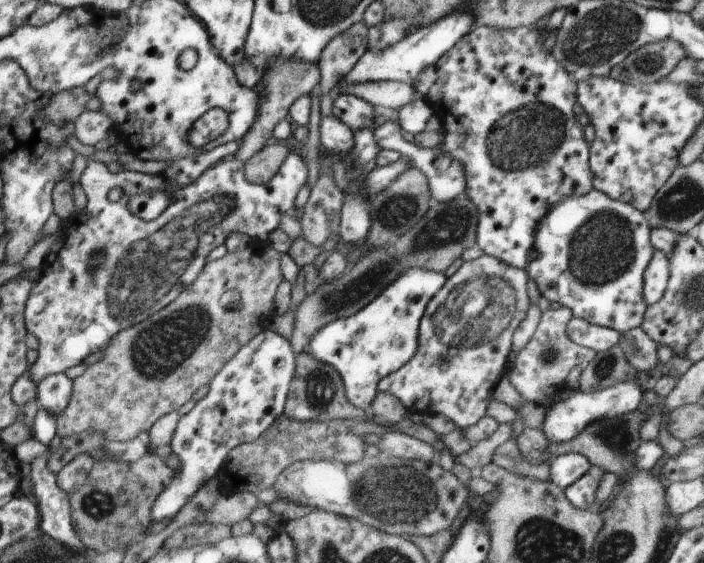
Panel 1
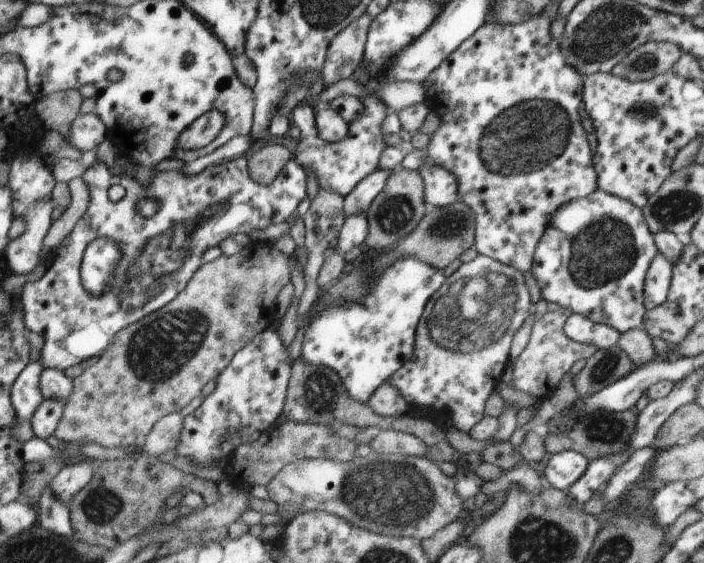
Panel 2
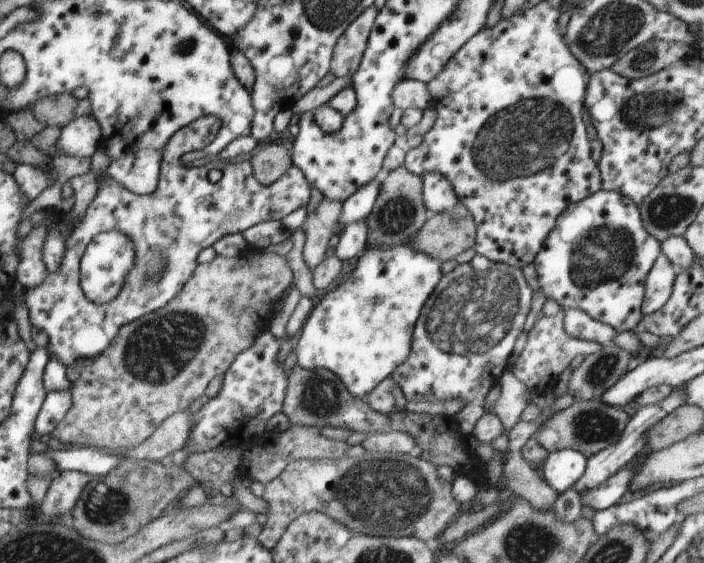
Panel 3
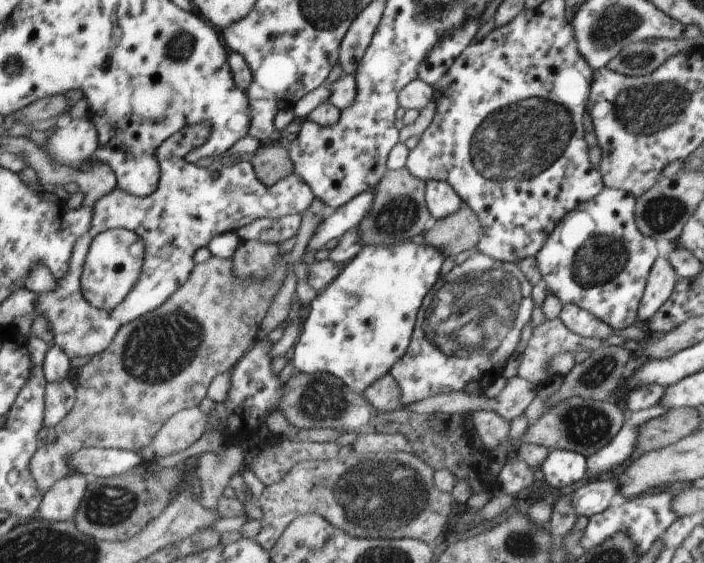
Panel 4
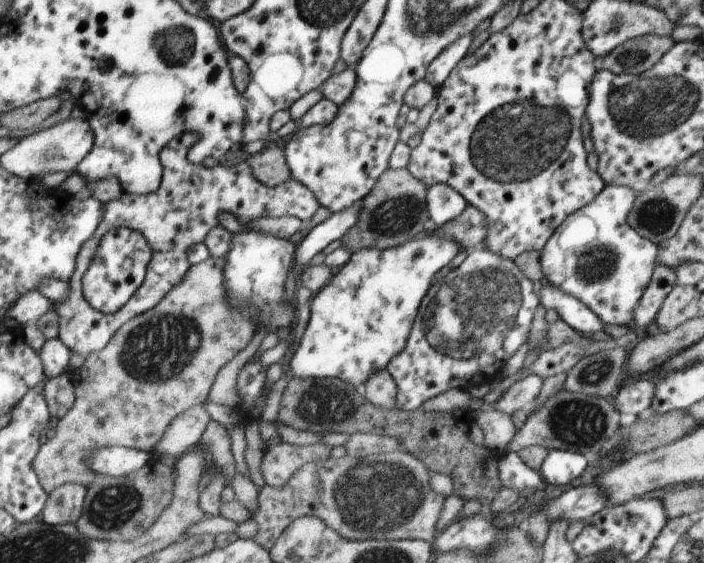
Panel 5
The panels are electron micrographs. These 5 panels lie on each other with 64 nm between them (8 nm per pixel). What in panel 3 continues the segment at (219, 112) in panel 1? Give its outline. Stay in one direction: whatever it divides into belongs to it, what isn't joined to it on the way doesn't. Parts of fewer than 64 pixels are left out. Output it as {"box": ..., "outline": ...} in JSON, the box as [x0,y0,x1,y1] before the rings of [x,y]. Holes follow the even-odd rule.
{"box":[25,115,313,367],"outline":[[[208,115],[207,117],[199,118],[195,123],[188,124],[186,128],[180,130],[179,133],[176,133],[174,138],[168,143],[167,150],[162,153],[161,156],[161,175],[160,175],[160,184],[156,189],[155,193],[149,195],[140,195],[135,193],[131,188],[126,188],[119,180],[116,180],[112,175],[108,175],[107,179],[103,180],[101,184],[98,196],[96,200],[92,203],[92,206],[88,209],[85,219],[75,228],[74,234],[67,240],[67,255],[64,257],[62,266],[58,272],[50,272],[48,278],[37,287],[30,287],[25,289],[26,295],[25,300],[29,309],[30,323],[31,326],[37,326],[41,328],[49,335],[49,353],[52,357],[56,357],[58,360],[62,360],[63,363],[68,367],[76,366],[77,360],[84,360],[84,358],[97,358],[102,355],[103,352],[106,352],[108,348],[115,343],[117,336],[121,333],[124,327],[128,326],[134,321],[140,320],[143,316],[147,314],[159,311],[161,308],[167,306],[171,300],[174,300],[183,290],[187,287],[187,284],[191,282],[192,277],[195,275],[195,272],[198,270],[201,262],[199,261],[200,255],[207,250],[207,248],[214,247],[216,243],[219,243],[225,236],[234,234],[234,233],[245,233],[249,228],[258,226],[263,222],[269,221],[281,221],[284,220],[287,216],[290,216],[292,213],[295,213],[299,208],[306,206],[312,198],[312,187],[313,184],[308,180],[307,174],[304,172],[303,168],[300,168],[298,165],[294,164],[290,167],[290,170],[286,171],[286,174],[271,185],[265,185],[258,180],[258,177],[255,175],[255,168],[253,167],[252,161],[242,161],[242,162],[232,162],[226,168],[220,168],[223,172],[223,177],[218,182],[212,182],[210,180],[210,172],[216,168],[216,166],[206,166],[206,168],[187,168],[184,166],[186,161],[184,156],[187,153],[192,151],[199,151],[200,149],[206,148],[210,143],[212,143],[219,134],[220,129],[223,127],[223,118],[218,115]],[[112,231],[120,231],[128,235],[134,242],[137,248],[137,265],[135,269],[131,272],[131,275],[127,278],[127,283],[123,288],[123,293],[120,293],[114,300],[111,300],[109,303],[98,304],[96,301],[93,301],[86,294],[83,287],[83,271],[82,264],[84,255],[87,254],[87,248],[90,246],[90,243],[96,238],[96,235],[102,233],[109,233]]]}

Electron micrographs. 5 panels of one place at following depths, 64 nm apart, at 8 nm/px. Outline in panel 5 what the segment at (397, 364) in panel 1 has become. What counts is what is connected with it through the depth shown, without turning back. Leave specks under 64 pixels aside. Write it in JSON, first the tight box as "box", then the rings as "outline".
{"box":[291,234,462,389],"outline":[[[425,234],[417,238],[416,240],[409,240],[407,243],[396,245],[387,249],[381,249],[378,247],[364,247],[354,252],[350,257],[350,260],[339,270],[337,270],[332,277],[331,283],[324,289],[321,290],[312,302],[311,307],[311,318],[308,326],[301,338],[301,345],[297,349],[296,353],[291,359],[291,370],[293,376],[302,378],[339,378],[348,384],[351,384],[354,388],[362,389],[365,382],[377,372],[384,371],[388,368],[392,359],[396,355],[400,355],[404,352],[408,340],[410,340],[411,332],[414,328],[414,322],[416,316],[418,316],[418,309],[420,308],[422,299],[426,296],[428,289],[432,286],[432,277],[440,268],[446,266],[462,249],[450,239],[445,239],[443,236],[439,237],[436,234]]]}

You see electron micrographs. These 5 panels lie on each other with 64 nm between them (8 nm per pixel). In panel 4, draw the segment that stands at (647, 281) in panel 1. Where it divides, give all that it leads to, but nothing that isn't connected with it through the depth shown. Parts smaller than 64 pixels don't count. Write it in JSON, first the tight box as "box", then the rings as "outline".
{"box":[638,257,679,324],"outline":[[[658,257],[652,265],[646,282],[646,292],[640,303],[638,318],[642,324],[670,298],[674,285],[679,281],[671,262],[666,258]]]}

